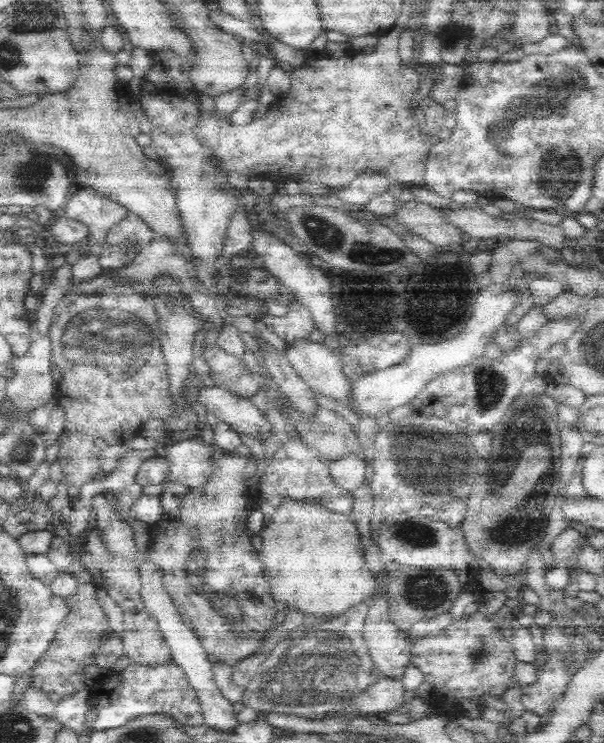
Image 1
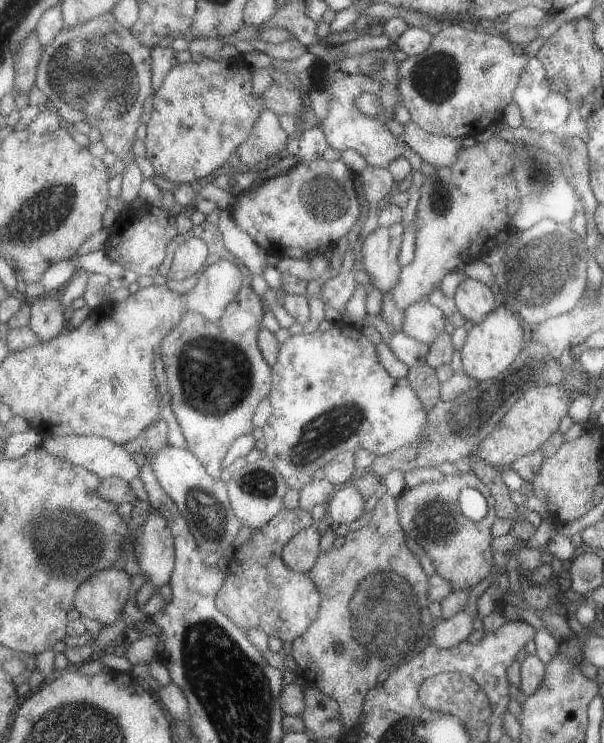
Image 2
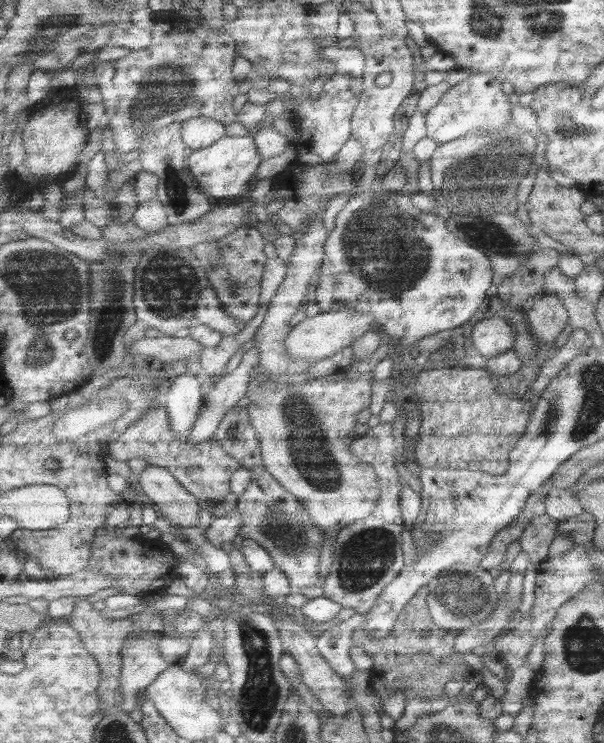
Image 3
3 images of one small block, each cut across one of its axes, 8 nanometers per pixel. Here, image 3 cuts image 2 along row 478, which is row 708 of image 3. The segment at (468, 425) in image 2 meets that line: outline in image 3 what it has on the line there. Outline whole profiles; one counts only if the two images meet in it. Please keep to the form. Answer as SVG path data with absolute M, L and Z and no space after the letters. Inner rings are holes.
M429 586L421 588L417 596L407 604L407 608L397 618L397 630L381 642L377 642L373 636L367 640L367 630L357 628L353 636L353 648L363 648L373 660L373 680L371 686L379 694L377 706L381 712L385 710L389 698L397 692L407 692L407 698L421 698L425 704L433 700L447 700L445 684L447 682L473 682L479 680L479 676L463 662L463 654L457 654L457 636L455 632L445 632L439 628L439 624L433 622L433 614L429 610ZM423 632L429 632L429 638L423 636Z

